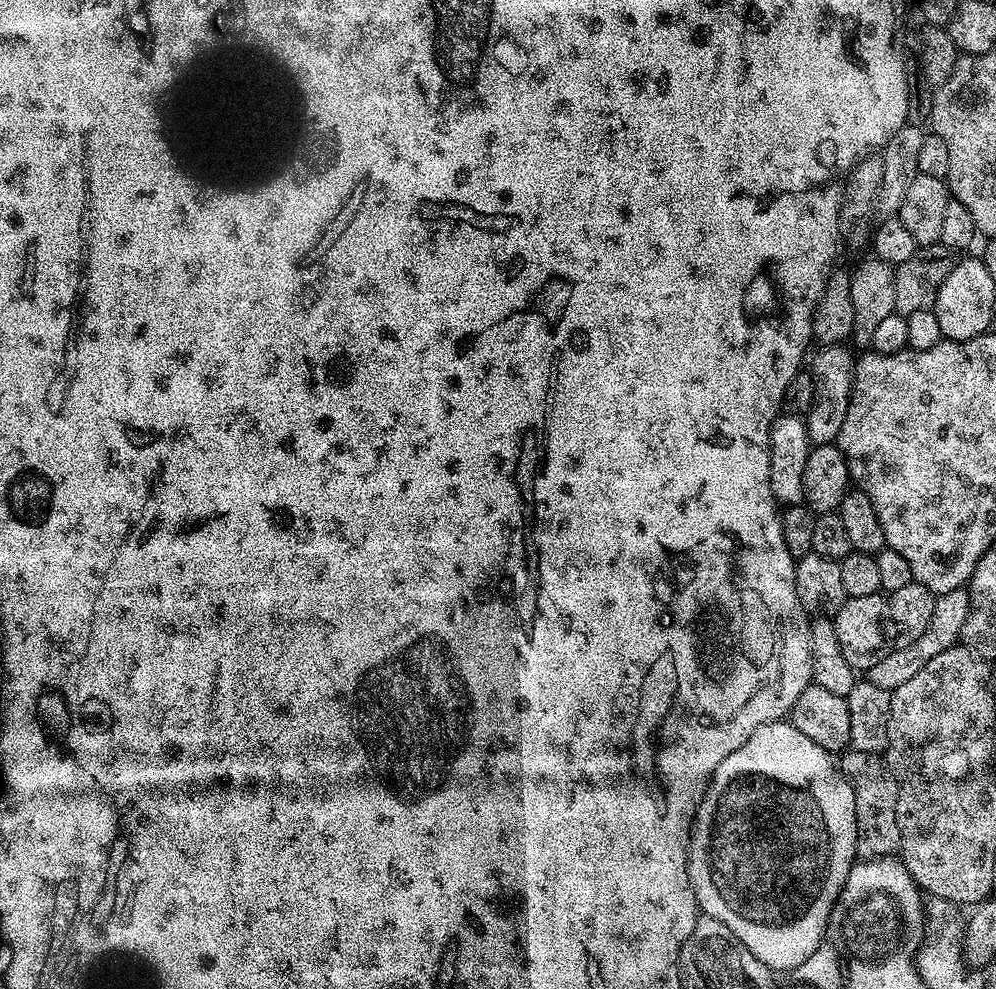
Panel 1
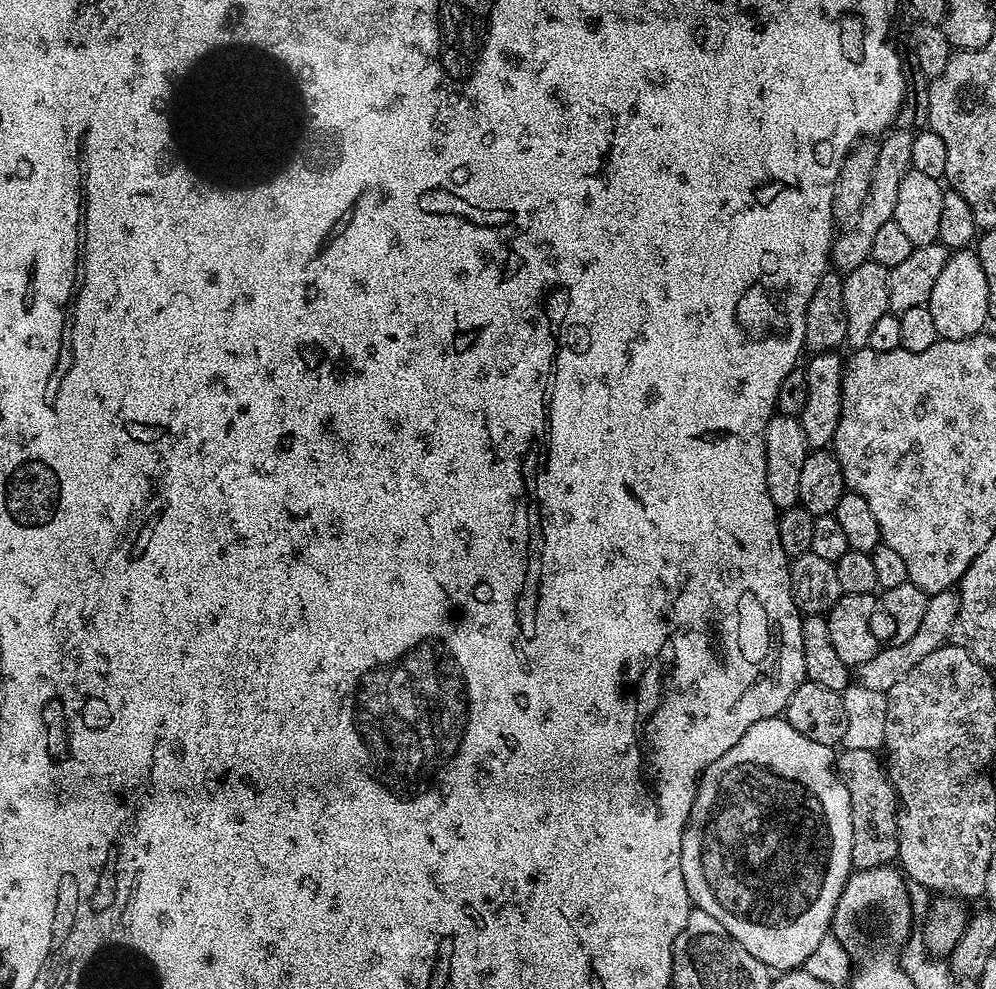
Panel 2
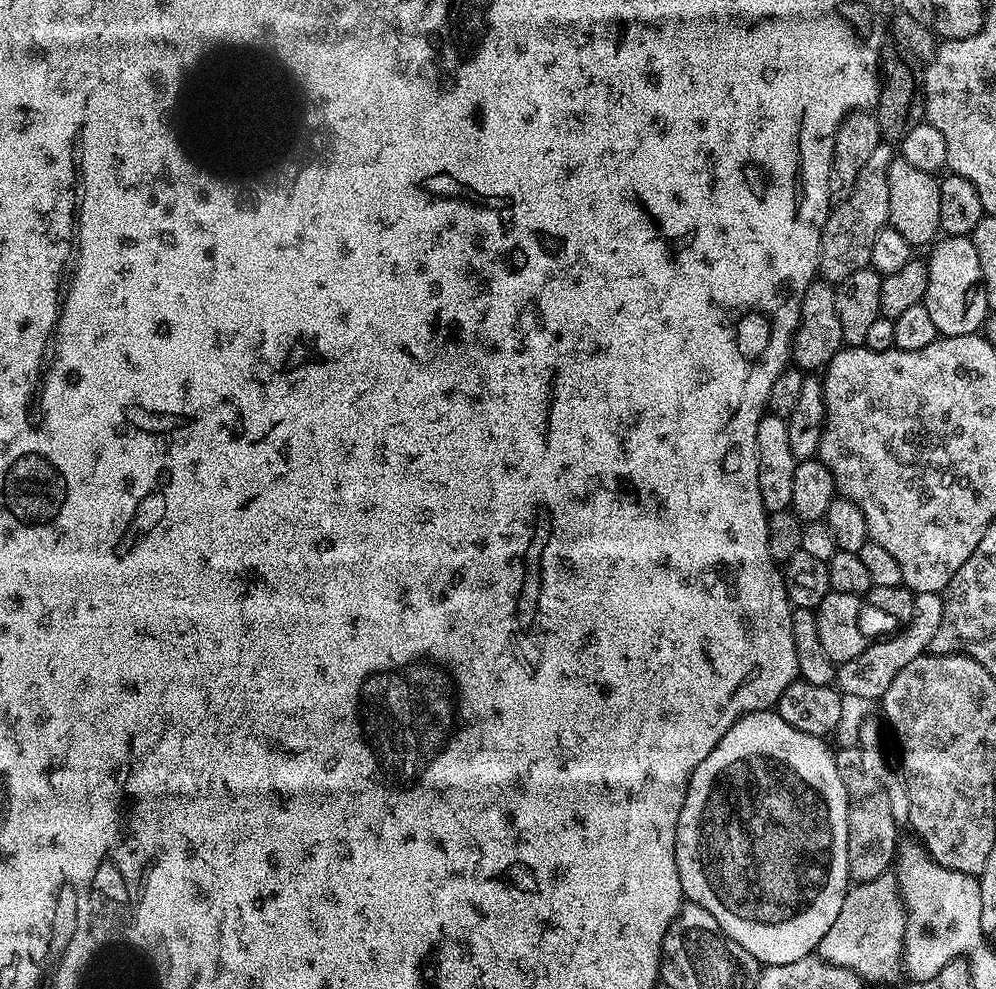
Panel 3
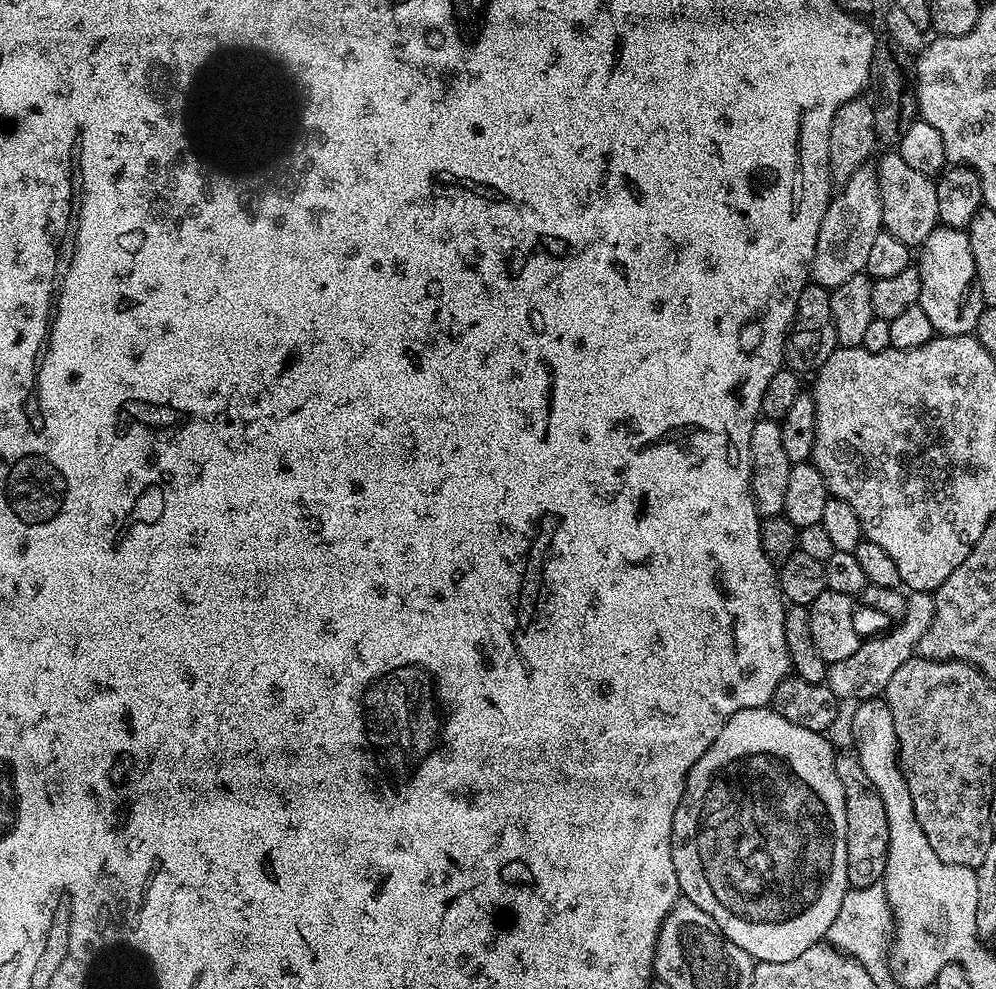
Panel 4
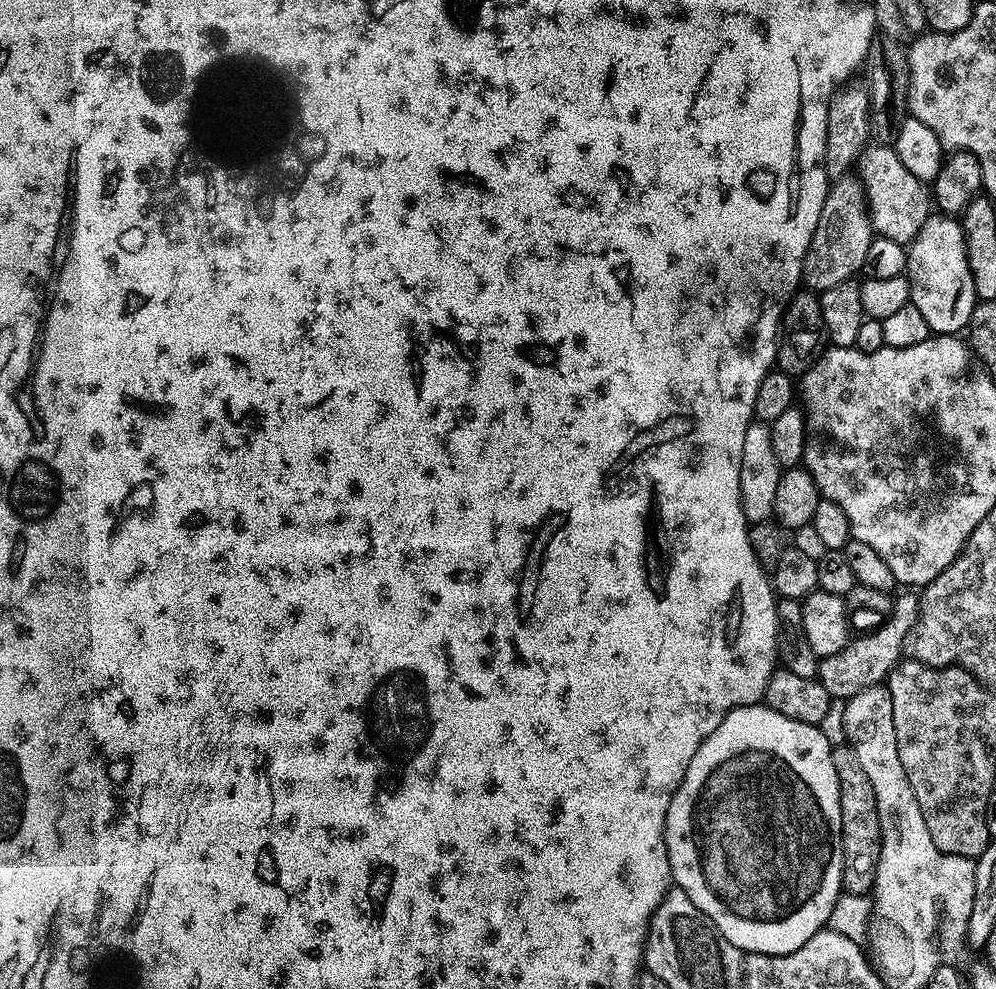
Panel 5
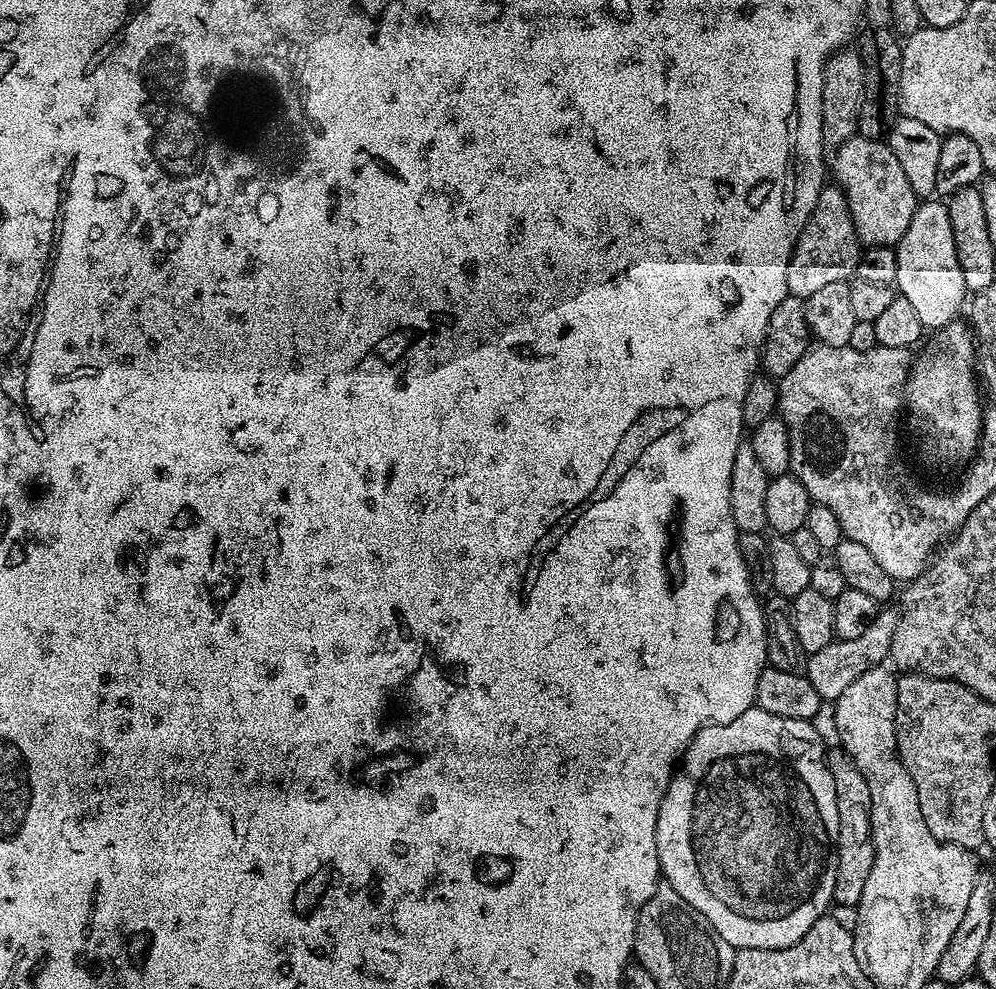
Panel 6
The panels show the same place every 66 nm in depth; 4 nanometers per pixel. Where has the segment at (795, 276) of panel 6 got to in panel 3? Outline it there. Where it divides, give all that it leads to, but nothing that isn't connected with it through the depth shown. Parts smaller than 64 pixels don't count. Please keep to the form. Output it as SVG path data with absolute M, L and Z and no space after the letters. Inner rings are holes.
M882 142L874 149L874 155L862 166L862 174L851 192L829 211L828 221L822 230L819 275L825 280L839 282L850 278L854 270L862 270L870 265L870 249L878 230L888 224L890 214L890 178L888 171L894 159L891 143Z

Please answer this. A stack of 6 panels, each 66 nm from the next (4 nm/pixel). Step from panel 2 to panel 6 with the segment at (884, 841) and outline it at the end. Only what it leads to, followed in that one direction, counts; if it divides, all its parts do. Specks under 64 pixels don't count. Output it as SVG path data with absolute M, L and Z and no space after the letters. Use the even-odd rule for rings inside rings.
M832 750L826 756L828 769L834 782L834 794L838 802L838 834L834 852L834 872L836 885L832 888L833 901L836 904L859 904L862 886L870 878L874 866L876 847L872 844L872 819L870 818L870 786L862 778L862 770L842 750Z

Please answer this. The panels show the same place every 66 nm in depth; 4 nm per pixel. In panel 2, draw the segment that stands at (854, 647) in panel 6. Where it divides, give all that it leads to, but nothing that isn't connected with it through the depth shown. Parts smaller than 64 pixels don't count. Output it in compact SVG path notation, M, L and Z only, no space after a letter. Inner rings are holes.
M955 591L931 593L928 598L926 618L922 618L922 626L918 626L914 638L910 638L910 642L901 644L889 643L889 648L888 645L881 647L880 651L874 654L874 658L870 658L870 662L862 662L858 669L858 675L860 675L858 683L866 686L866 690L878 690L887 694L899 680L906 678L906 674L910 674L910 670L914 670L914 666L918 666L918 662L922 662L922 658L927 658L930 654L934 654L934 650L949 643L959 609L960 598Z

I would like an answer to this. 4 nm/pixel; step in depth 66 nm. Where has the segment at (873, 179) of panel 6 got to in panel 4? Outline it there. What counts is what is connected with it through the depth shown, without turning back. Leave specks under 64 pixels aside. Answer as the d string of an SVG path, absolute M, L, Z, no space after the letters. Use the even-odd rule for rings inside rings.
M888 150L883 154L885 156L880 161L877 159L874 164L882 206L880 223L883 231L898 238L898 242L902 242L906 247L915 249L923 244L924 239L938 226L937 181L933 177L912 169L907 164L906 158L900 156L899 151Z

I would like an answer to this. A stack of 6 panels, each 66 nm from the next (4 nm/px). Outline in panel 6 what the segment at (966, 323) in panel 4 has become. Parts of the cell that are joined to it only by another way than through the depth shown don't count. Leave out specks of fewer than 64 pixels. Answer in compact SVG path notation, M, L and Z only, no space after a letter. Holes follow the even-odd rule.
M928 198L923 202L917 203L914 218L910 220L910 226L906 226L906 234L894 247L898 258L898 278L895 287L899 295L906 298L906 302L911 302L914 311L918 313L918 318L922 318L925 329L939 330L945 325L952 323L961 315L960 307L966 304L966 289L962 276L962 266L959 265L958 254L954 240L954 230L950 224L950 214L948 213L947 203L940 204L936 198Z

